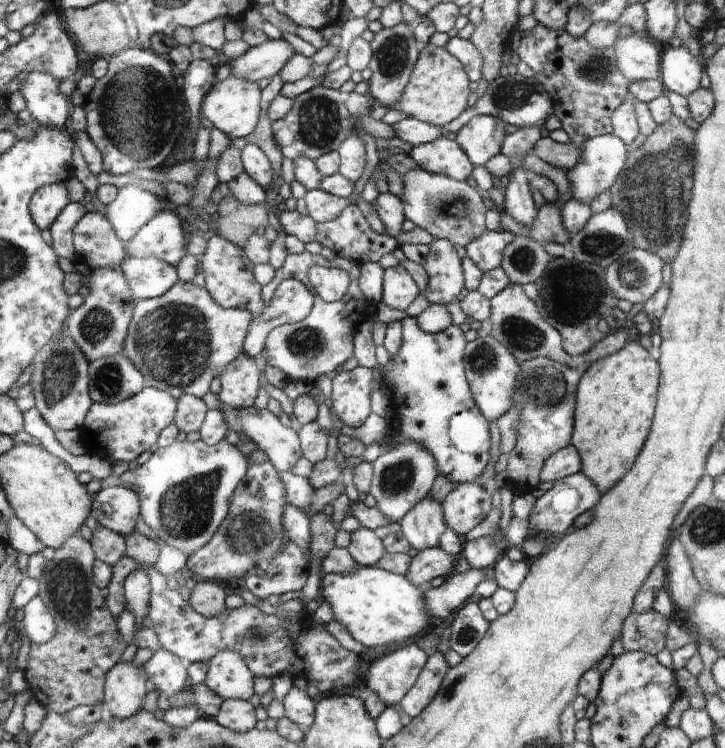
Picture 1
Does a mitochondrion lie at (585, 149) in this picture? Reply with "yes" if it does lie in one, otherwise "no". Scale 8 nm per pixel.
no

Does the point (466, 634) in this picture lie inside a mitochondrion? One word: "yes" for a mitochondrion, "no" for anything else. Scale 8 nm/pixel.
yes

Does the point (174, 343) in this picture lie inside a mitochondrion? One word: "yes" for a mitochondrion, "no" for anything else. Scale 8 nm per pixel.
yes

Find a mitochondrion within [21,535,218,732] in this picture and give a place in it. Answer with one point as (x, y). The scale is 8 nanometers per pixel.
(67, 586)

